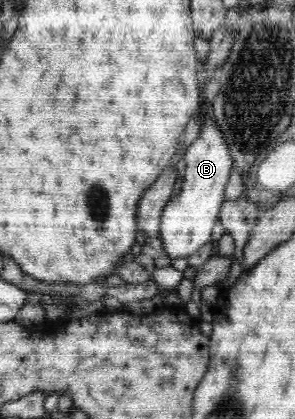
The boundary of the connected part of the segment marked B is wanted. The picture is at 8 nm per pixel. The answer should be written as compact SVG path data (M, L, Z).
M207 120L203 132L199 133L201 133L199 140L194 140L183 152L182 189L169 199L162 212L158 238L170 262L177 258L187 259L201 246L213 241L211 234L219 216L219 209L225 201L224 190L233 166L232 153L222 132L217 130L216 120L215 122Z

